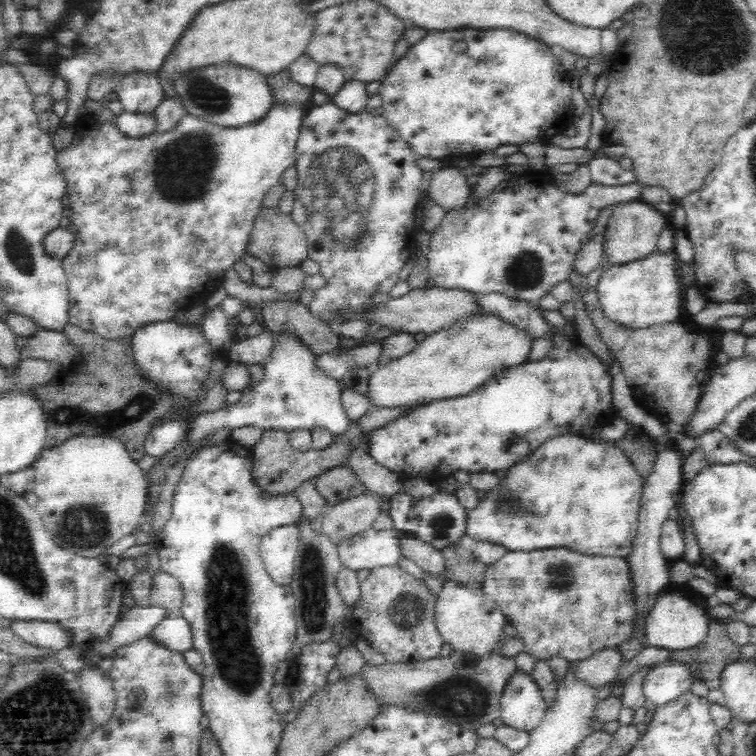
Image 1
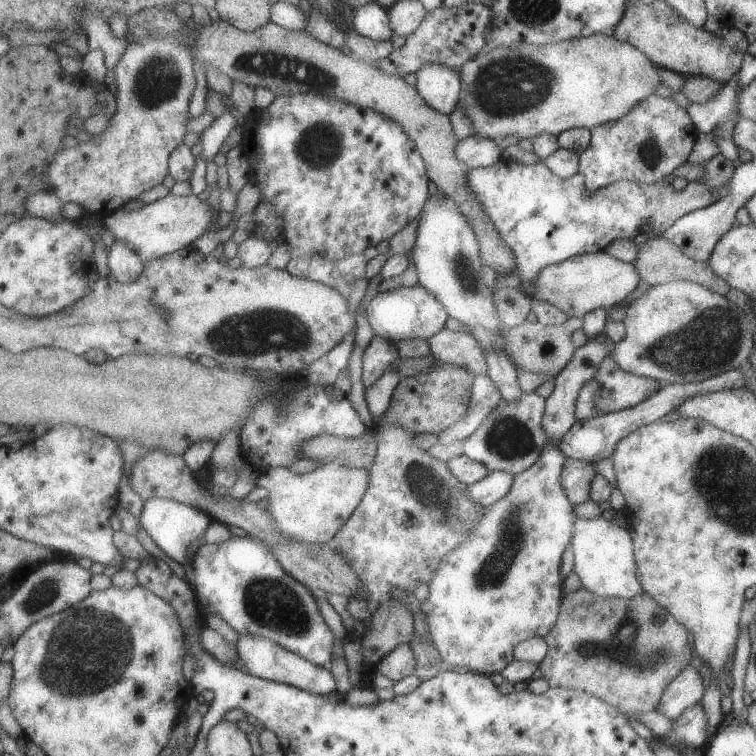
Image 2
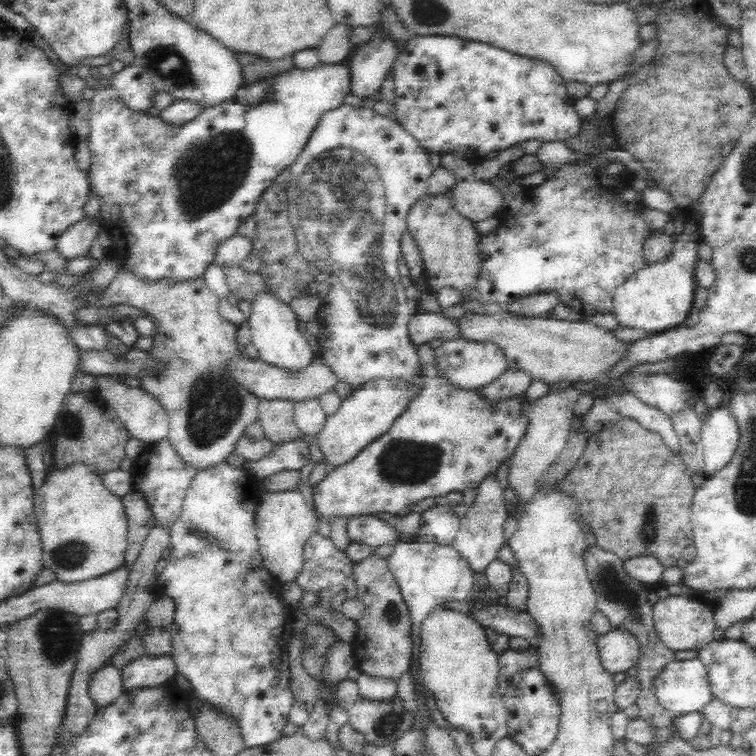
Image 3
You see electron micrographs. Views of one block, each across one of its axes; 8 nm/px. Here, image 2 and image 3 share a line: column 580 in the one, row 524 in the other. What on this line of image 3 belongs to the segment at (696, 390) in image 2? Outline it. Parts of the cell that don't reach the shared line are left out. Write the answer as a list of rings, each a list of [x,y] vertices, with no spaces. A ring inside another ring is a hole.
[[[434,505],[421,513],[422,540],[430,543],[450,545],[460,528],[461,518],[446,506]]]

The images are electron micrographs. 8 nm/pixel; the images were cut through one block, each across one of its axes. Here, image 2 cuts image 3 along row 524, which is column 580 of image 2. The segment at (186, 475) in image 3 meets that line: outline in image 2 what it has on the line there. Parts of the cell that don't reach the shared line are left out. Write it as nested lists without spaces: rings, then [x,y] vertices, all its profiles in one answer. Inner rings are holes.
[[[658,94],[640,101],[620,120],[595,126],[590,132],[589,147],[580,149],[579,160],[579,172],[584,175],[588,194],[619,180],[660,182],[688,160],[700,133],[685,108]]]

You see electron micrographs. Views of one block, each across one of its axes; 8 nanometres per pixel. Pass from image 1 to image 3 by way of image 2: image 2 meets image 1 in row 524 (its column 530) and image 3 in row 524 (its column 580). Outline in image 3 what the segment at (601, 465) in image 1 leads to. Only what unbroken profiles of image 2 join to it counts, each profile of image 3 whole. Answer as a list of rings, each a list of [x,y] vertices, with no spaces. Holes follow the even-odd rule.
[[[375,515],[349,517],[346,530],[348,540],[351,543],[361,542],[377,547],[383,544],[394,546],[397,542],[400,542],[399,530],[387,522],[382,522]]]

